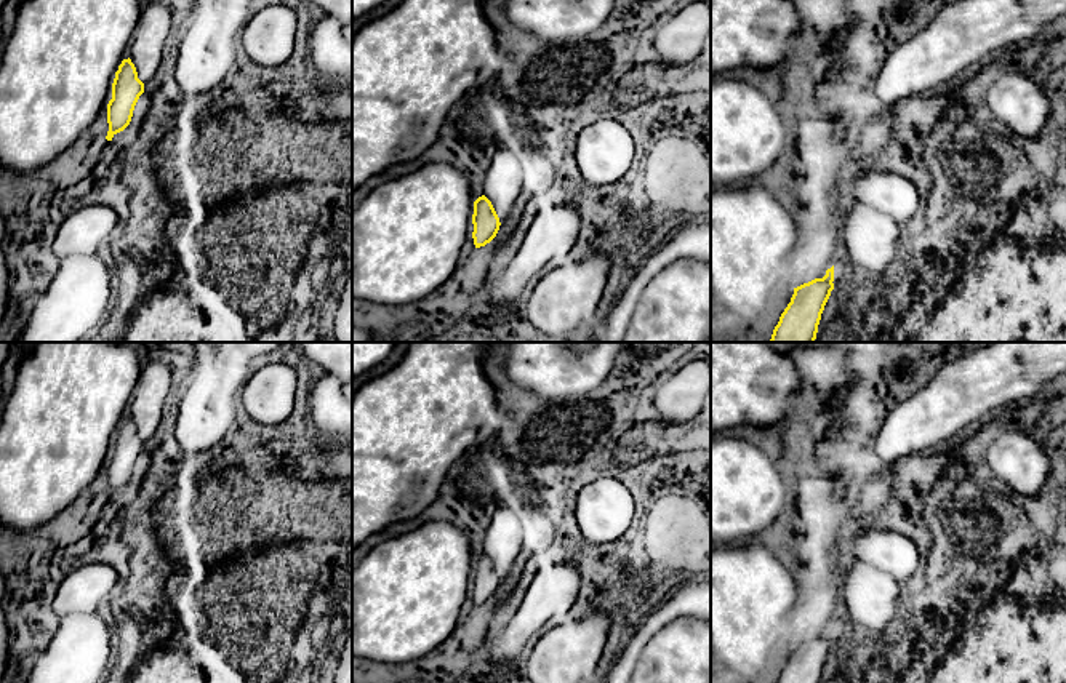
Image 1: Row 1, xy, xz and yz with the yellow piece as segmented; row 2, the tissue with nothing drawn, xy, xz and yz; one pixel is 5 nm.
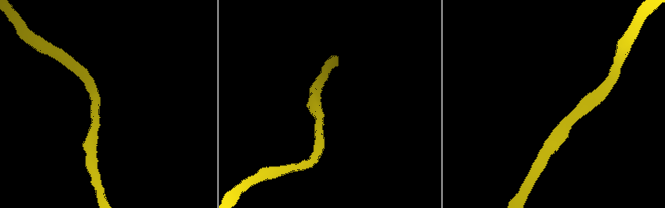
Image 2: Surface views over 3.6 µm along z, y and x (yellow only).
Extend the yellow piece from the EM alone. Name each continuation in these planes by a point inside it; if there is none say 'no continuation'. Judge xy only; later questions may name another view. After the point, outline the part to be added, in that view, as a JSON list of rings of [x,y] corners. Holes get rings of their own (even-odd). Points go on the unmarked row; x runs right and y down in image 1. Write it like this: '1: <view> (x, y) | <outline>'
no continuation

